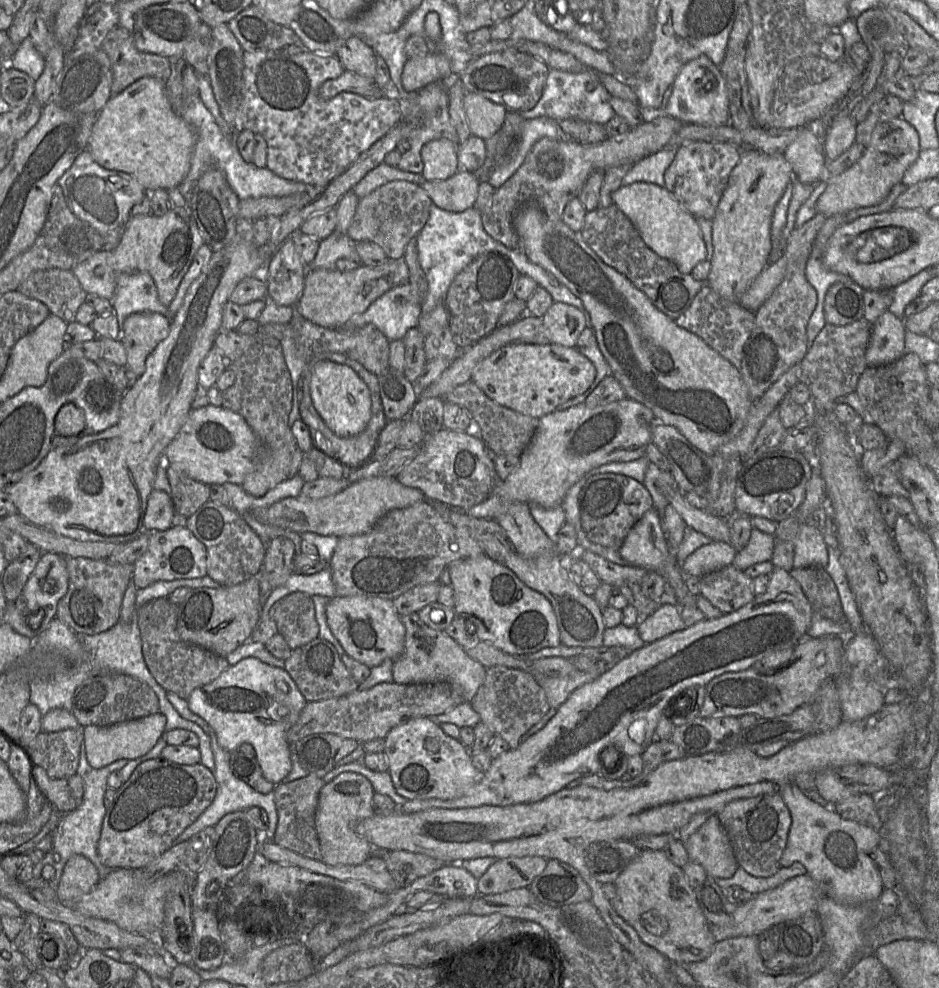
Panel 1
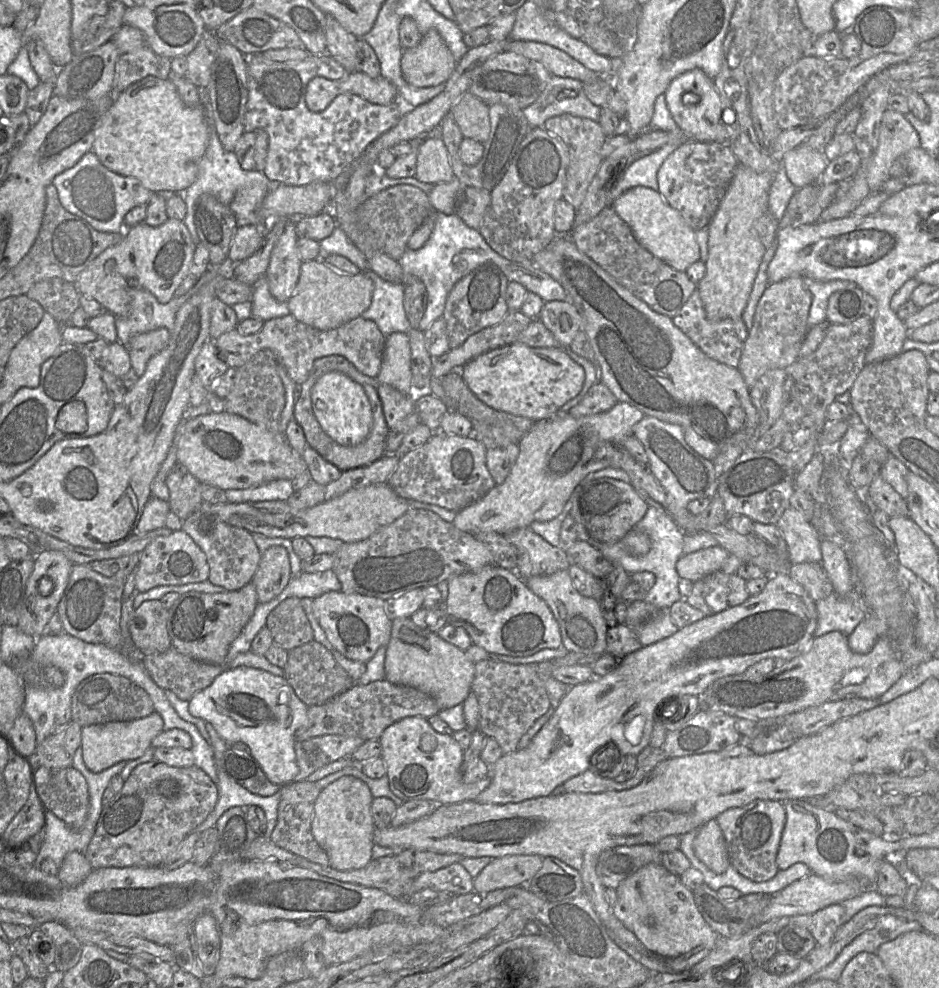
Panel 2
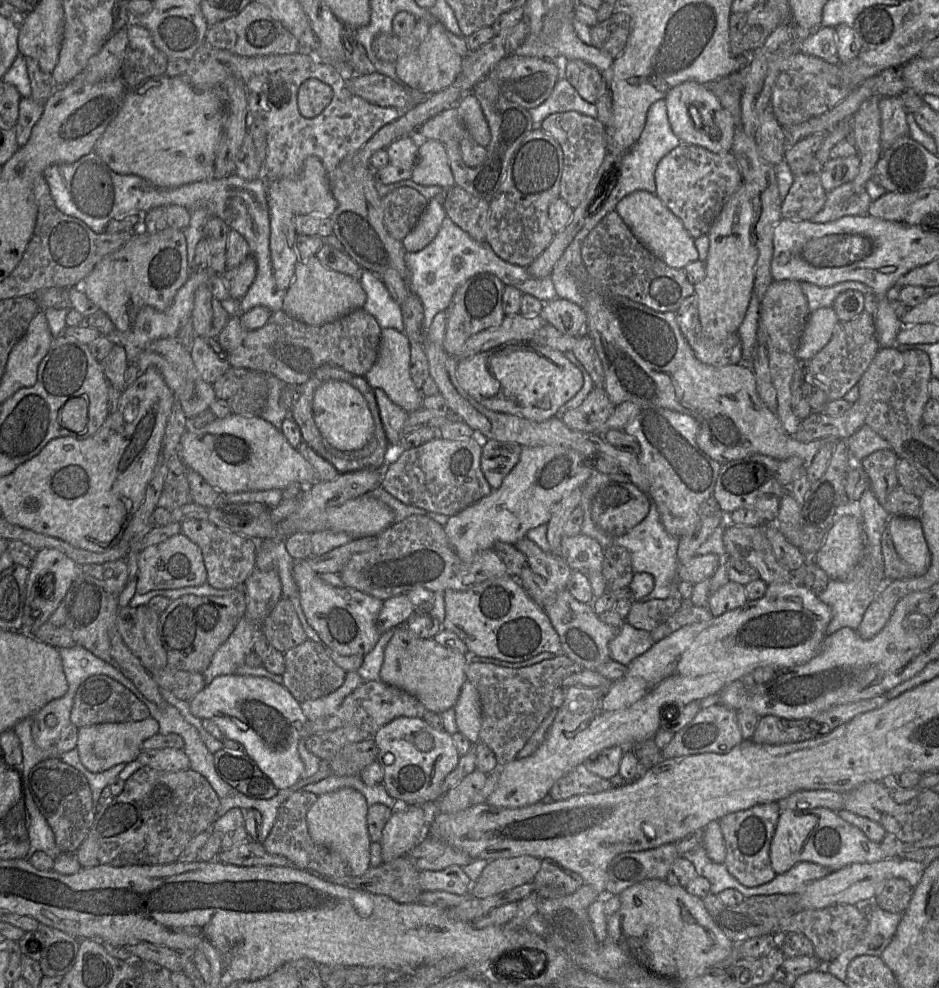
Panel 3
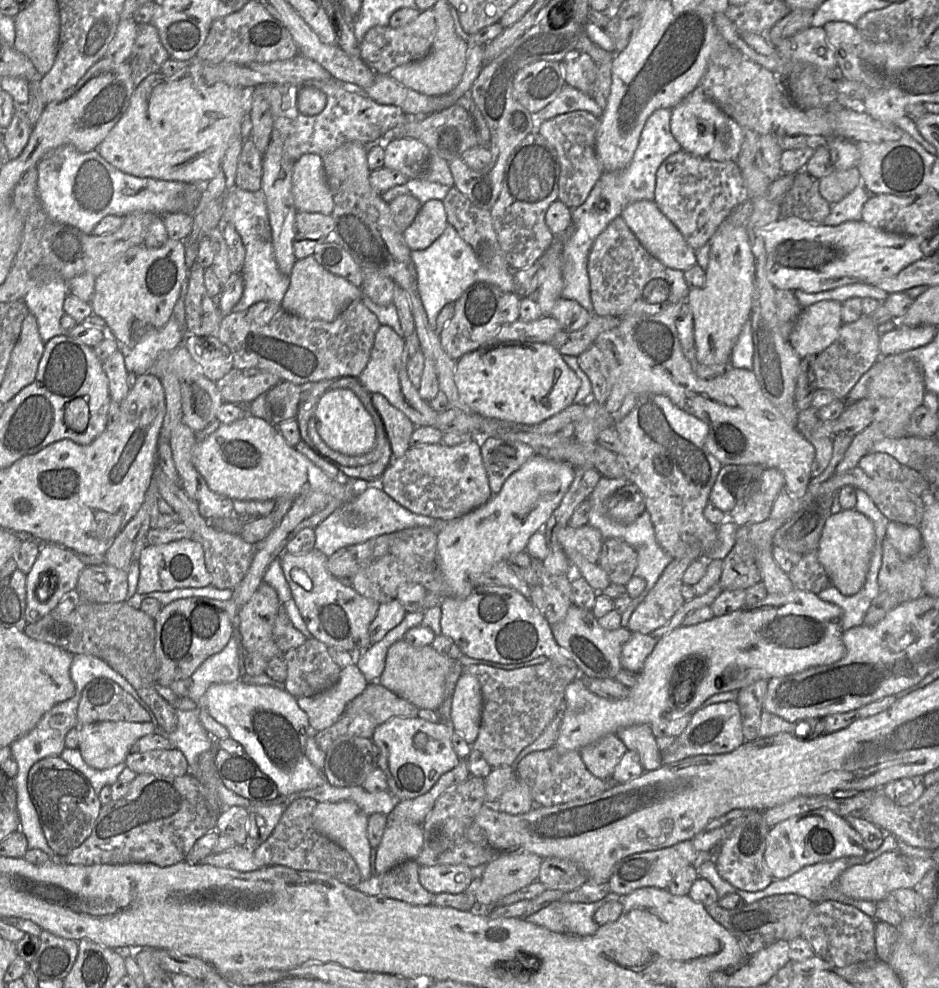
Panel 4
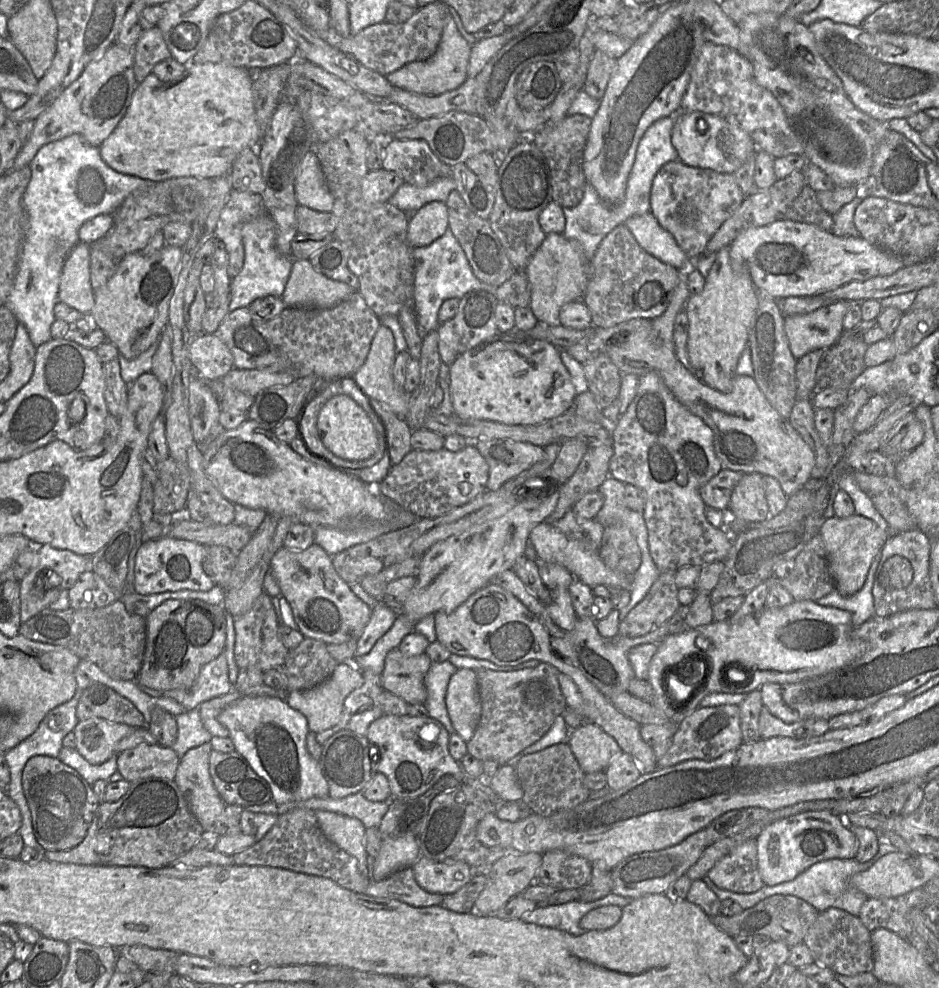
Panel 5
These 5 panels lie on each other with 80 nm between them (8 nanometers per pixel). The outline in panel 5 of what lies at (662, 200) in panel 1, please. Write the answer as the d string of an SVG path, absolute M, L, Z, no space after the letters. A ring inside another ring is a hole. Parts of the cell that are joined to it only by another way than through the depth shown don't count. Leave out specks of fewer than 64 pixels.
M651 212L632 216L624 224L642 248L662 262L679 271L685 271L691 265L691 260L673 235L659 224Z

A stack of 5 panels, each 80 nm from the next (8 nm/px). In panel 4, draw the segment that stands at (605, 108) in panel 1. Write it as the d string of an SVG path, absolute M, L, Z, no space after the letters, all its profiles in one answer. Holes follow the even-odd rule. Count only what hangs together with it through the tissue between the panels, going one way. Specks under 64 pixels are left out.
M565 84L551 103L532 113L533 128L536 130L545 120L577 110L587 111L598 118L603 112L591 95Z

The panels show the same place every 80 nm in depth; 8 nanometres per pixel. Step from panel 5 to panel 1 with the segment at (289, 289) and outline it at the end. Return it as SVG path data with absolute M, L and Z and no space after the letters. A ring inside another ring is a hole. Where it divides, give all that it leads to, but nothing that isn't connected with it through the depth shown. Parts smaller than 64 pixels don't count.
M404 258L388 259L376 267L360 265L348 272L308 268L302 296L294 309L300 316L318 326L343 328L354 315L365 312L377 298L396 286L408 283L408 280L409 270Z

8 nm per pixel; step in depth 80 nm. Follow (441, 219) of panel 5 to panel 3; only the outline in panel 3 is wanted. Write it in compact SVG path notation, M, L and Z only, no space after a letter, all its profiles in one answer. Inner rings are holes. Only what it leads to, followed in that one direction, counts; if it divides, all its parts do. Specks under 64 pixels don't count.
M442 196L429 200L414 228L401 241L406 252L418 252L425 248L437 235L445 217Z

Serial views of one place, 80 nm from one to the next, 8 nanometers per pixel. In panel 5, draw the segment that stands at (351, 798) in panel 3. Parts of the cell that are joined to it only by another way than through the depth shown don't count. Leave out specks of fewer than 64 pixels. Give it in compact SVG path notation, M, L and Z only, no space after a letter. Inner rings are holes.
M316 810L315 817L323 834L358 862L360 872L368 876L367 857L364 846L365 826L355 817Z

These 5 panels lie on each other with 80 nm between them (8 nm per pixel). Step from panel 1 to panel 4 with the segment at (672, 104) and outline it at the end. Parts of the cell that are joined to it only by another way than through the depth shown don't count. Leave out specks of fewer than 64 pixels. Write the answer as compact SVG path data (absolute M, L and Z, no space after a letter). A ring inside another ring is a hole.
M694 89L677 106L671 109L670 128L673 137L679 142L682 150L695 156L715 161L736 161L744 140L744 129L715 103L708 100L700 89ZM699 124L704 126L704 131L699 131Z

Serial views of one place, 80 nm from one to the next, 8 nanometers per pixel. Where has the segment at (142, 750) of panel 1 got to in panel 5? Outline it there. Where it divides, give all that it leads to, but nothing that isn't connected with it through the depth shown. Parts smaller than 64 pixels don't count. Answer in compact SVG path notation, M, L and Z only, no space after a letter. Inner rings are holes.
M102 718L81 720L75 726L75 749L92 765L100 765L115 754L117 743L136 728Z

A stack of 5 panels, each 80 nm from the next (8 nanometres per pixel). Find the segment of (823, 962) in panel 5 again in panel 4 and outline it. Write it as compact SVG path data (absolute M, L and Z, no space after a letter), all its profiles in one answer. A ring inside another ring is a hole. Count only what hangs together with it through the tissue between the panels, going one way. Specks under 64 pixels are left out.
M778 894L735 909L722 908L718 903L705 908L713 920L737 939L759 935L790 942L802 937L811 945L814 956L826 961L831 968L866 964L875 958L875 920L851 905L836 901L813 904L796 894Z

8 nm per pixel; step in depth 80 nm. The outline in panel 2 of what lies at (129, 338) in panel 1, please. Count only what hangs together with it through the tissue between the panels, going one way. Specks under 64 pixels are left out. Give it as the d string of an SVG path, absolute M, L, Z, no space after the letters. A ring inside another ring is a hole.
M159 328L132 337L128 344L128 354L132 369L138 377L144 374L150 358L167 346L169 338L170 332L165 328Z

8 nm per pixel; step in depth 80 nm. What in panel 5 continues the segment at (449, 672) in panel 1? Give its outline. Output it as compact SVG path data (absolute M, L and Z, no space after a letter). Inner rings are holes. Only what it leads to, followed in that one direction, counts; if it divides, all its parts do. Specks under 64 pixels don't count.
M394 648L385 658L380 675L383 689L402 698L408 704L423 704L427 697L424 678L432 664L424 652L416 656L406 656Z

